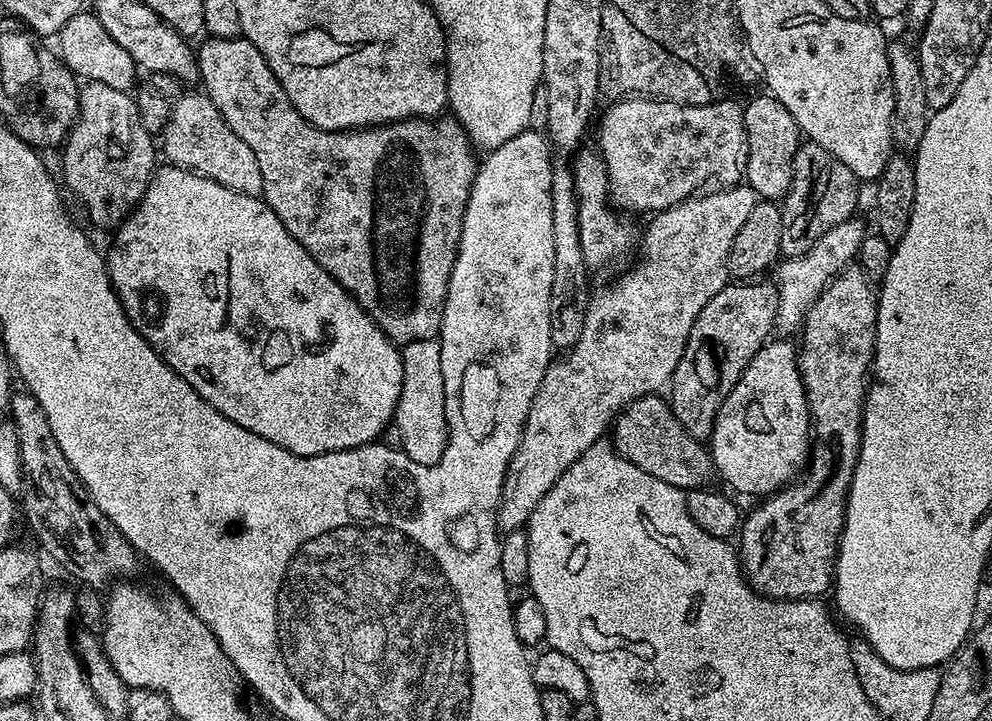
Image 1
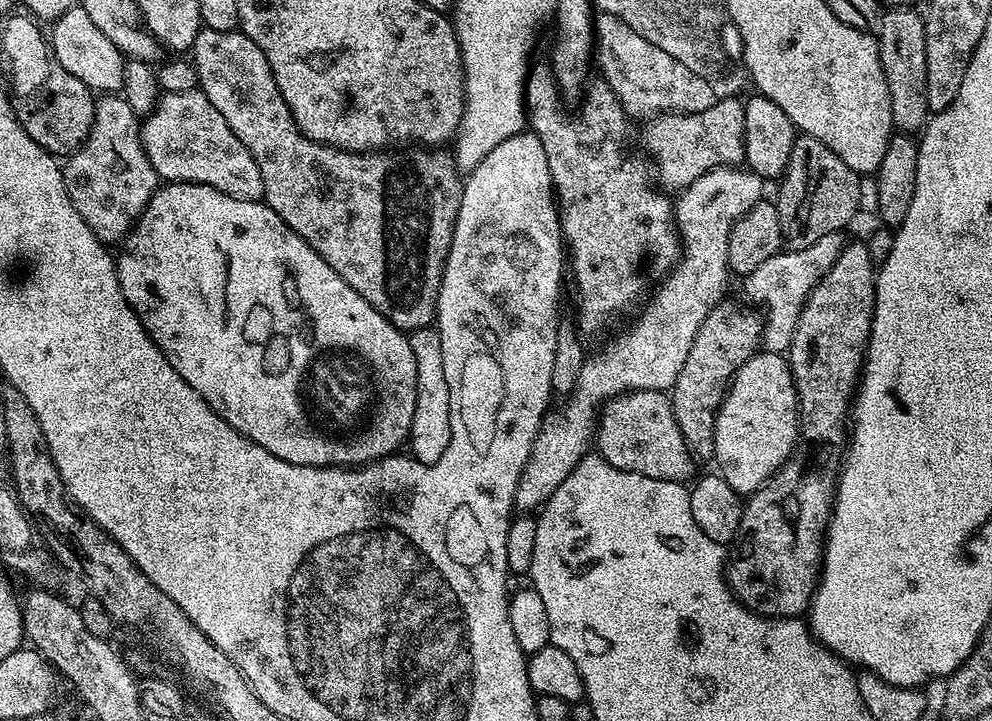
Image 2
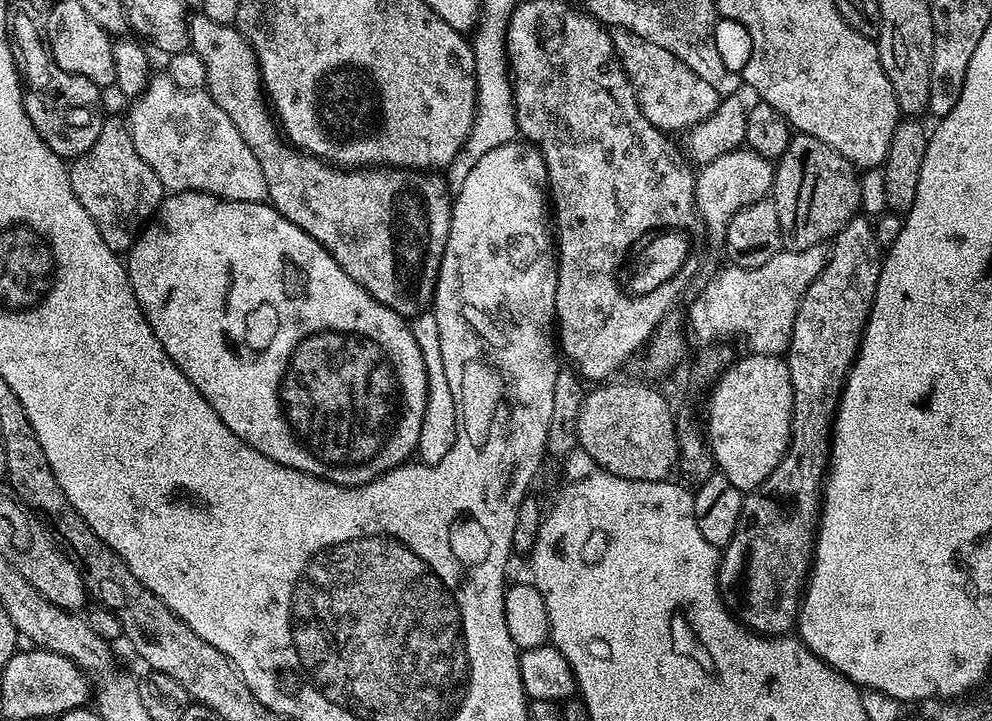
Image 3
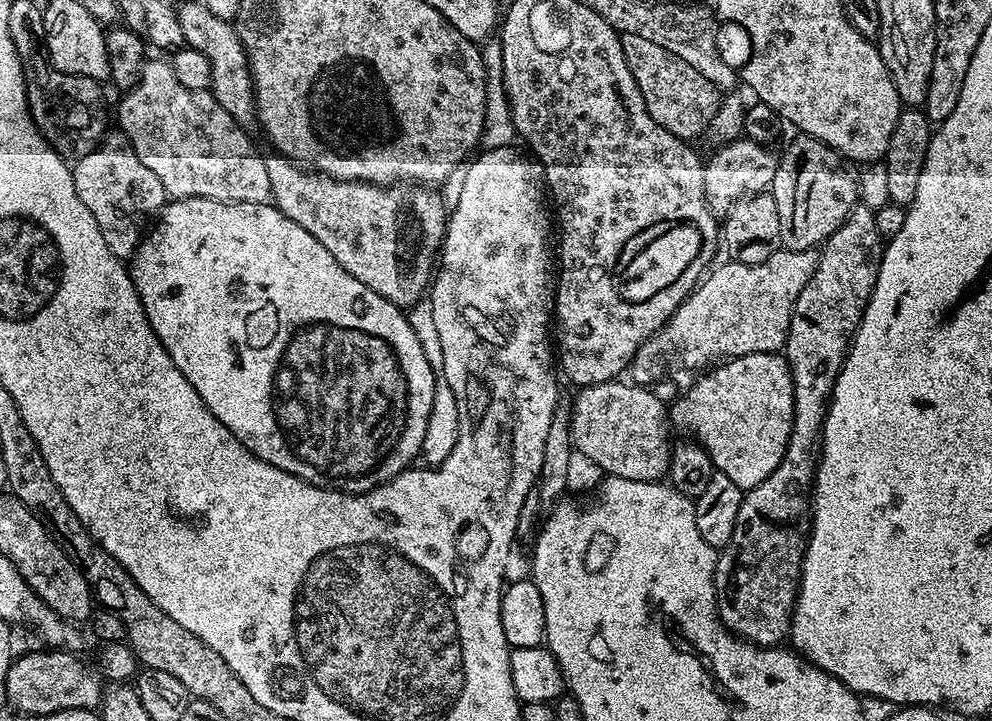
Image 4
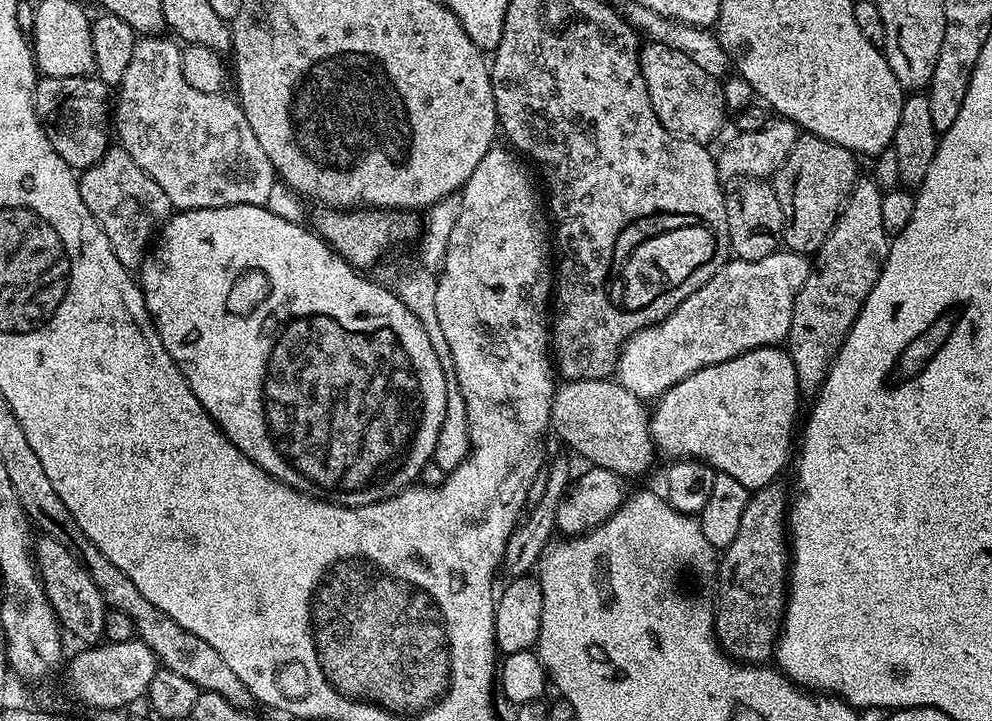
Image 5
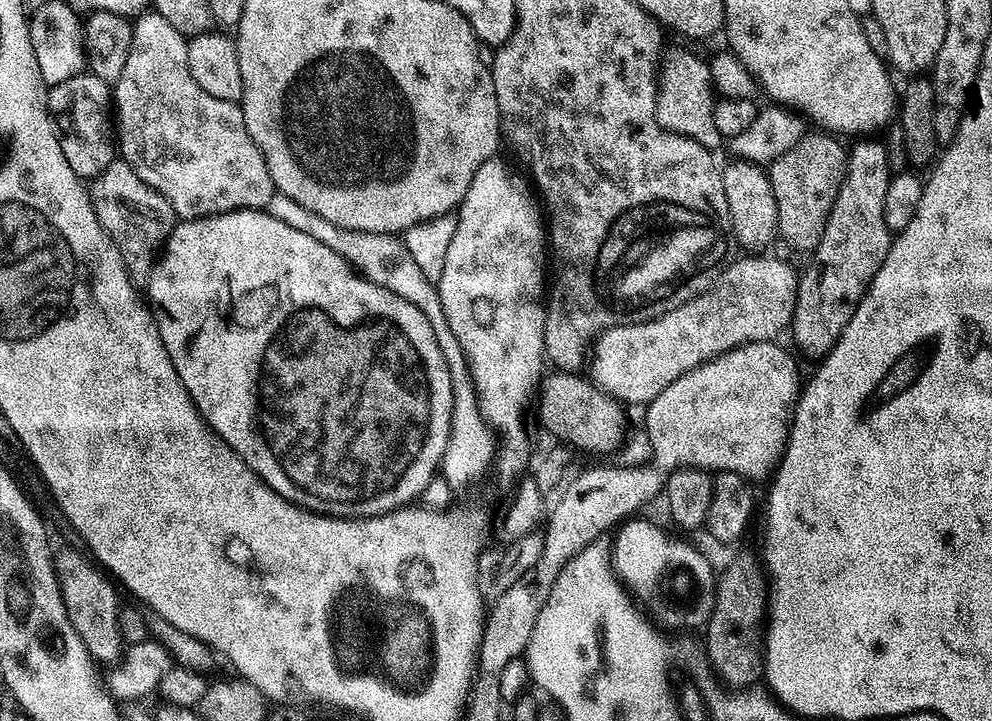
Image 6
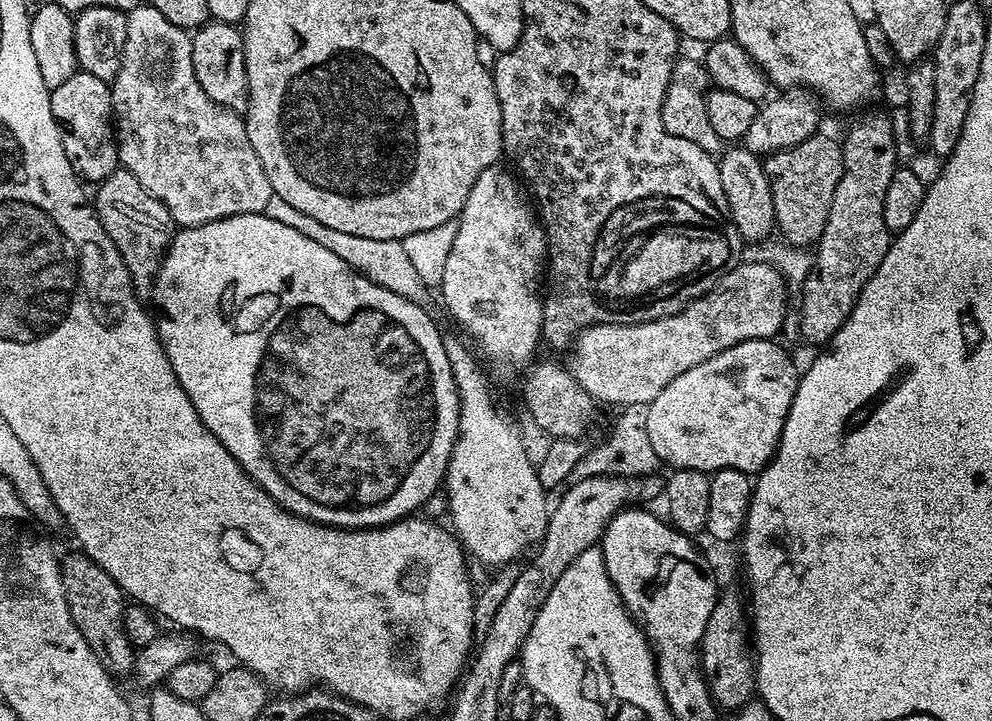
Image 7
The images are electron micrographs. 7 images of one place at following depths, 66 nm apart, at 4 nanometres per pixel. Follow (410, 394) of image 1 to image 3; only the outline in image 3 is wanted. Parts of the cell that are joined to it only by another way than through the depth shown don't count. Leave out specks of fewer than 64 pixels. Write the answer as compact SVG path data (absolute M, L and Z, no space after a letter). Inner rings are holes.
M425 310L415 317L410 324L414 334L414 342L418 342L418 350L422 350L422 362L426 366L428 393L426 394L426 410L422 418L422 430L418 434L416 452L425 464L437 464L450 454L450 446L454 446L456 437L456 407L450 394L450 382L446 382L446 366L442 362L442 338L438 334L438 322L431 311Z

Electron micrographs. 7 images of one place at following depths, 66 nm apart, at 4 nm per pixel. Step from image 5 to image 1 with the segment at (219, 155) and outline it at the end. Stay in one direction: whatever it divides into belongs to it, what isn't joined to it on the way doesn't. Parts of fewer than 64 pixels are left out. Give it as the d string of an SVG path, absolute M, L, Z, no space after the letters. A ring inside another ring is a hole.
M185 94L175 101L172 113L166 122L162 133L162 156L169 165L177 168L188 168L200 176L210 178L226 190L234 190L238 194L263 197L262 170L258 170L258 161L254 159L254 150L226 126L222 114L210 102L210 98L203 94L191 96Z

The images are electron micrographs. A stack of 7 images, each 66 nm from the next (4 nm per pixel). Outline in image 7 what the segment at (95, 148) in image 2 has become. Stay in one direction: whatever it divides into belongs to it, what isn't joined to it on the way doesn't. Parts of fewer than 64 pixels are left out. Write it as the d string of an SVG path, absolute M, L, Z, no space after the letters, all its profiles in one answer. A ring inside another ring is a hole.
M123 166L117 167L116 171L110 173L105 180L99 181L97 188L100 189L97 190L96 196L94 192L96 216L102 222L104 232L120 251L120 257L126 266L128 276L132 279L132 287L137 297L151 297L152 290L156 287L156 275L160 273L160 266L164 262L164 253L167 252L174 235L170 210L166 210L164 203L154 198L154 194L150 194L146 186L142 186L142 182L138 182L138 178L134 178L134 174L127 172Z

